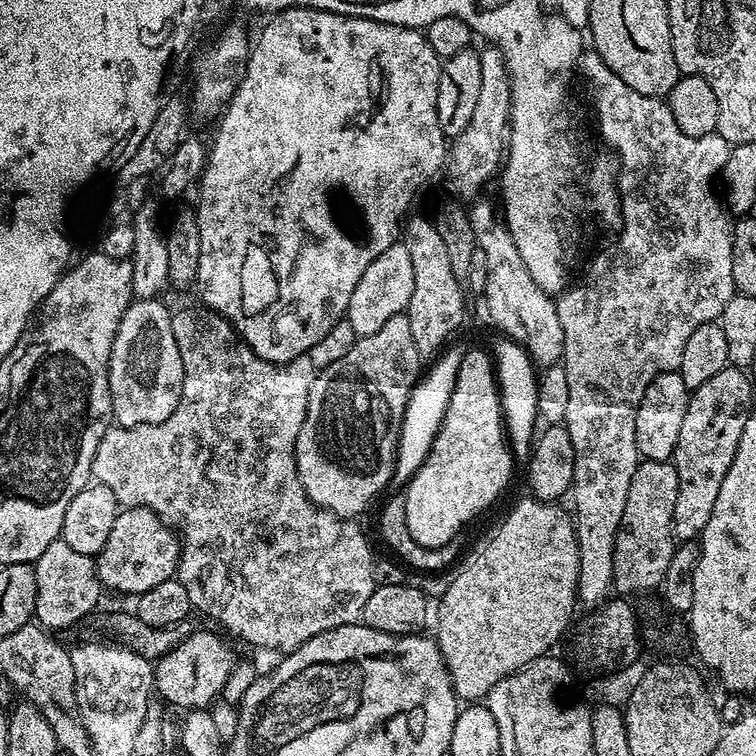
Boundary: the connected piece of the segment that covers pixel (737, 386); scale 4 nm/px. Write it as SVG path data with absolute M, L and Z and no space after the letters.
M729 366L718 370L702 386L691 389L671 459L678 470L678 502L674 502L672 523L672 534L677 541L696 540L706 522L710 522L714 502L718 502L718 490L722 490L722 478L726 478L734 454L738 454L748 411L754 407L752 380L748 374L745 369Z

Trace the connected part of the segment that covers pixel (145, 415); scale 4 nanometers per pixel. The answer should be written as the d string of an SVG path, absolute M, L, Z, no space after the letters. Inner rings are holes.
M160 298L133 299L124 311L118 334L114 338L114 346L108 359L108 385L112 391L112 416L115 423L122 428L133 428L139 424L161 424L166 418L170 418L170 414L174 414L180 401L184 385L184 367L178 342L174 342L170 308L162 301Z

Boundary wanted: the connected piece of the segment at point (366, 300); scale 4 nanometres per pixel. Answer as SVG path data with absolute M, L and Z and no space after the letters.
M403 242L392 244L390 250L378 254L378 258L374 258L374 262L370 262L370 266L366 266L364 273L358 278L358 284L350 294L347 324L356 331L357 337L369 336L382 330L382 326L386 326L390 318L401 315L407 309L413 286L414 272L410 266L408 246Z

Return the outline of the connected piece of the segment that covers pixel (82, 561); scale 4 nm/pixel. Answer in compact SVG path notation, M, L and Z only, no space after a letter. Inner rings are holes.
M63 538L50 542L46 550L34 561L38 594L35 619L49 630L68 628L88 616L100 600L102 585L96 574L96 561L91 556L74 550Z

